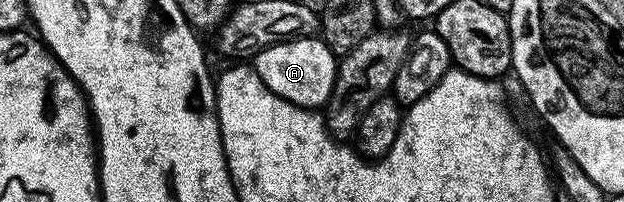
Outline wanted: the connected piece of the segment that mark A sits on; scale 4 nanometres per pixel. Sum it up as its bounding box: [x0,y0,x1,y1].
[251,37,338,110]

